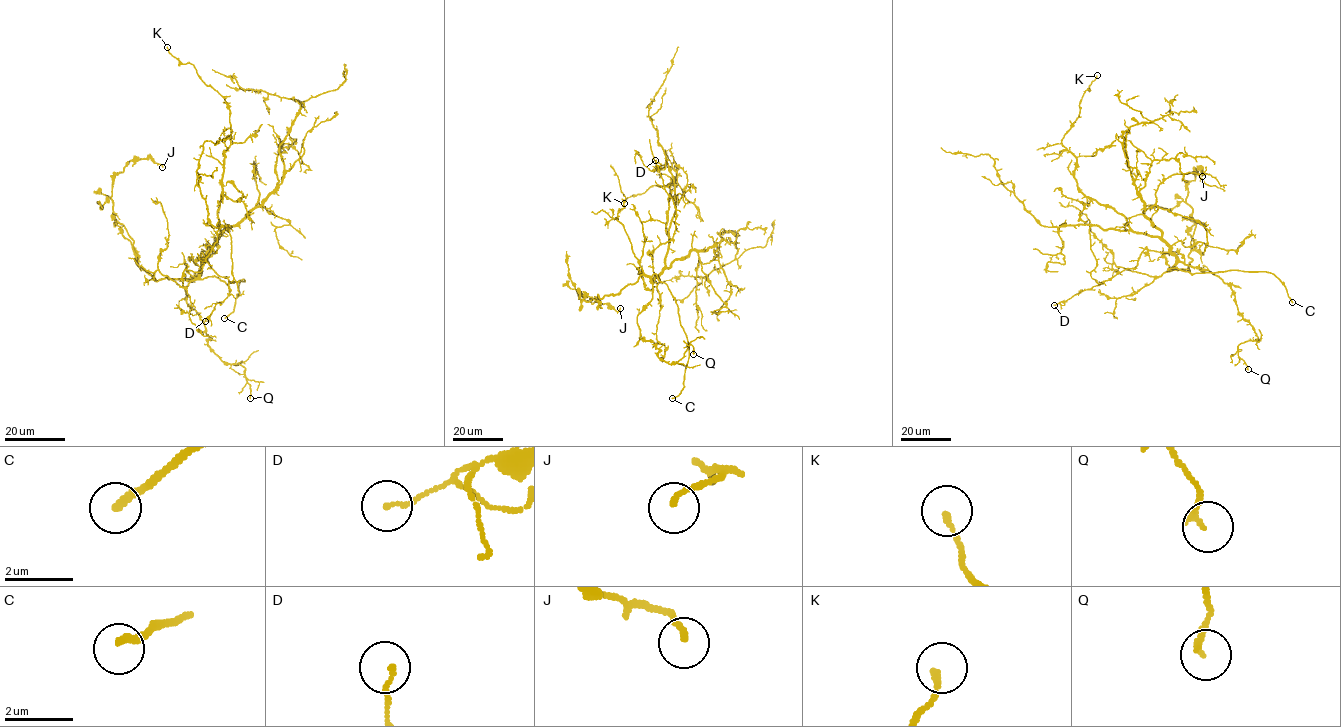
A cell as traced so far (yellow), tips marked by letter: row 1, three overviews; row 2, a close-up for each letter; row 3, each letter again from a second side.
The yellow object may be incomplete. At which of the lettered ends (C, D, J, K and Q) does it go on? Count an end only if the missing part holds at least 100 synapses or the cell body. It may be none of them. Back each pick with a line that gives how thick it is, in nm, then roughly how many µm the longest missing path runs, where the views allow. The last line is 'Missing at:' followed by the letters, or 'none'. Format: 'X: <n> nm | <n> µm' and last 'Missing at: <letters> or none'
C: 240 nm | 70 µm
Missing at: C

